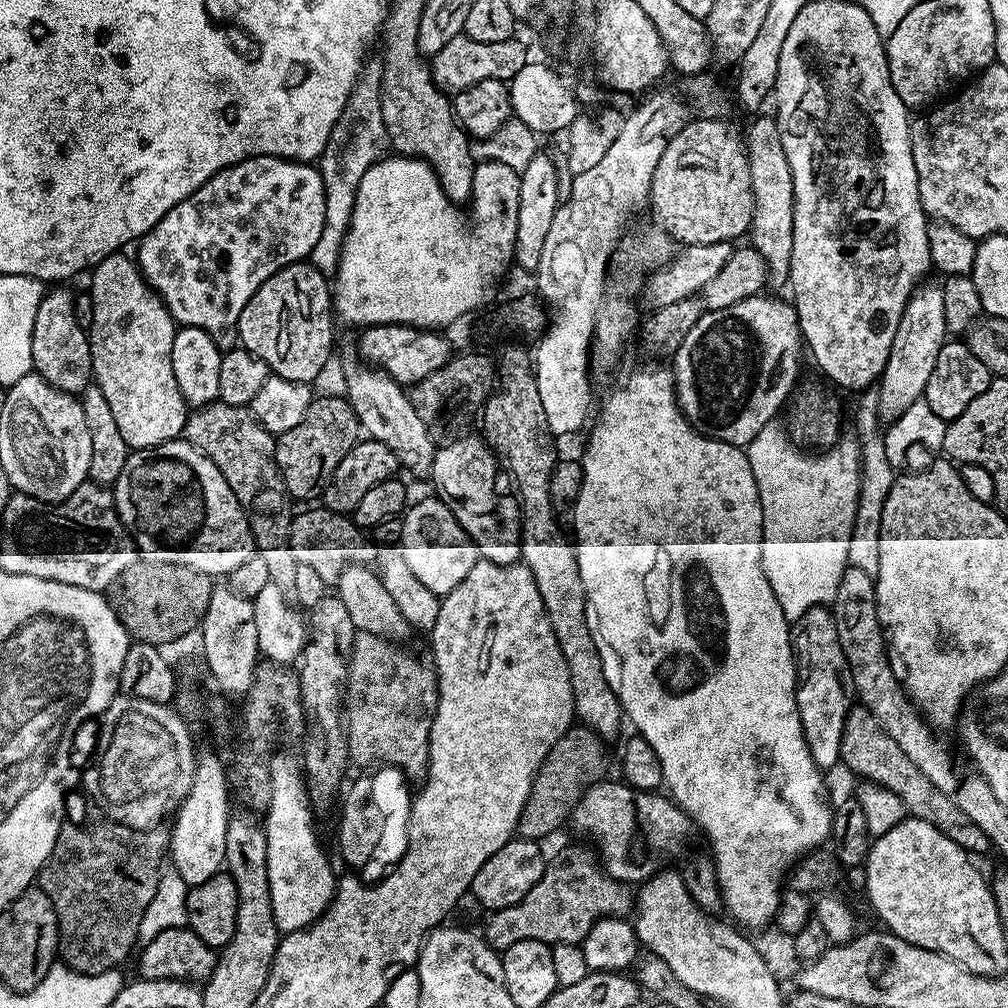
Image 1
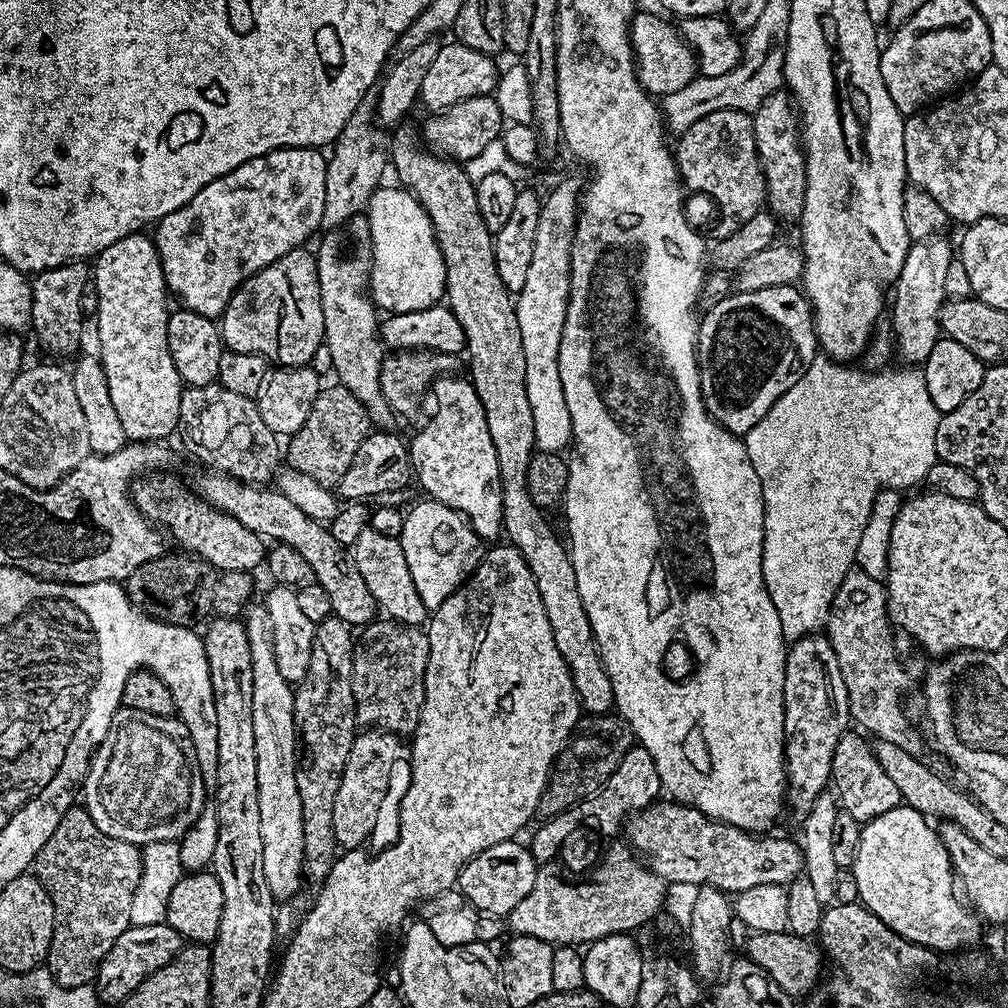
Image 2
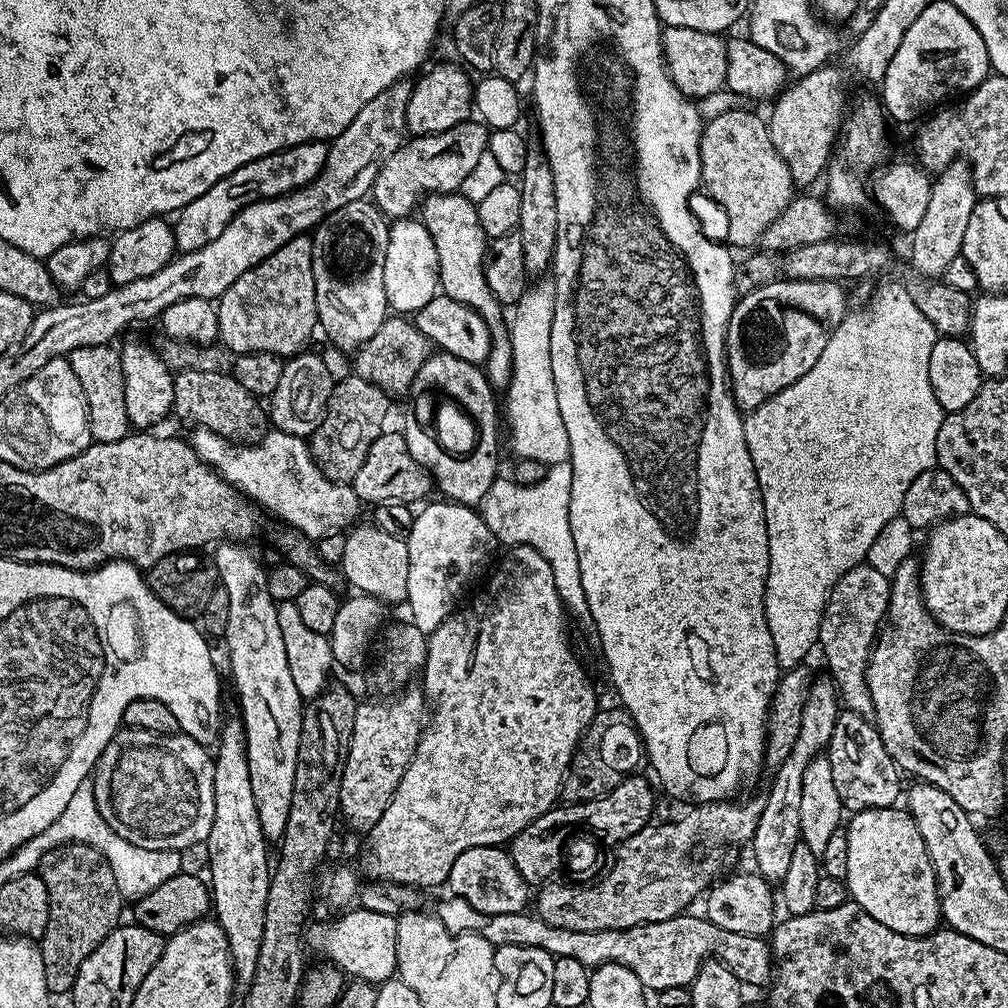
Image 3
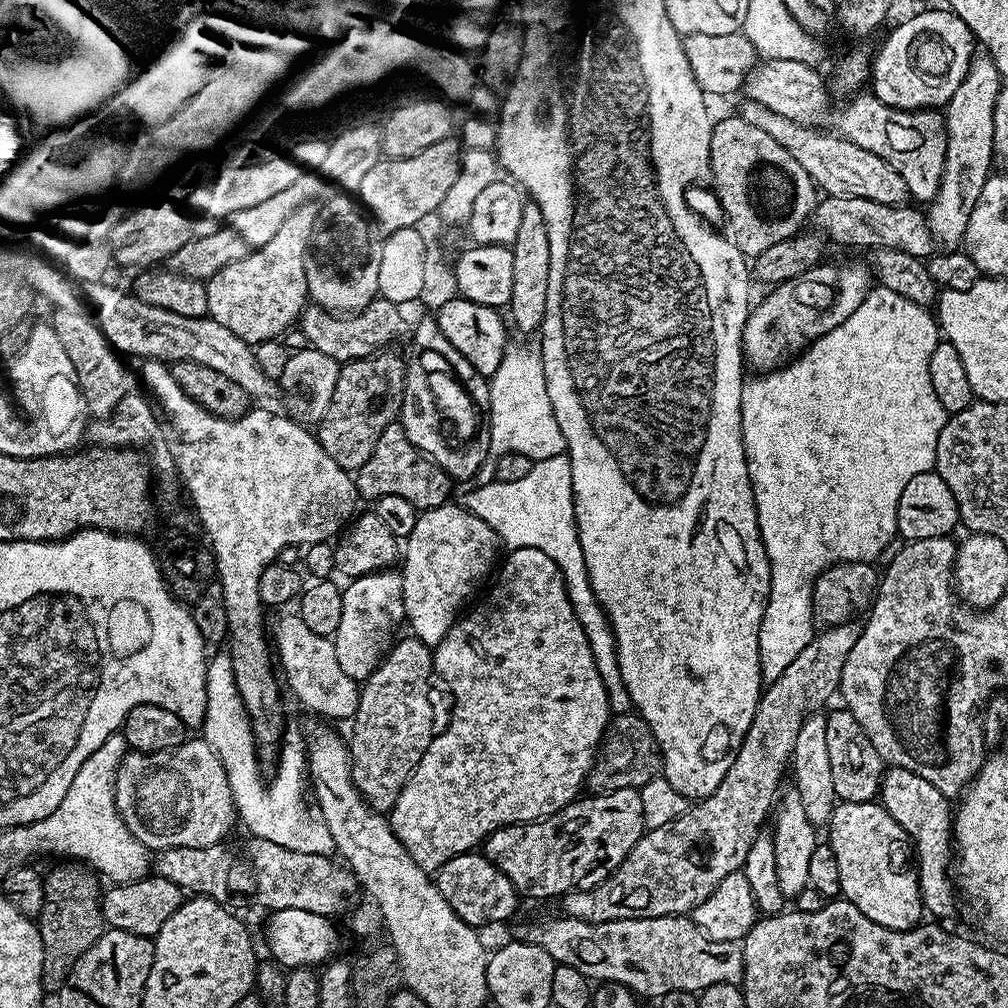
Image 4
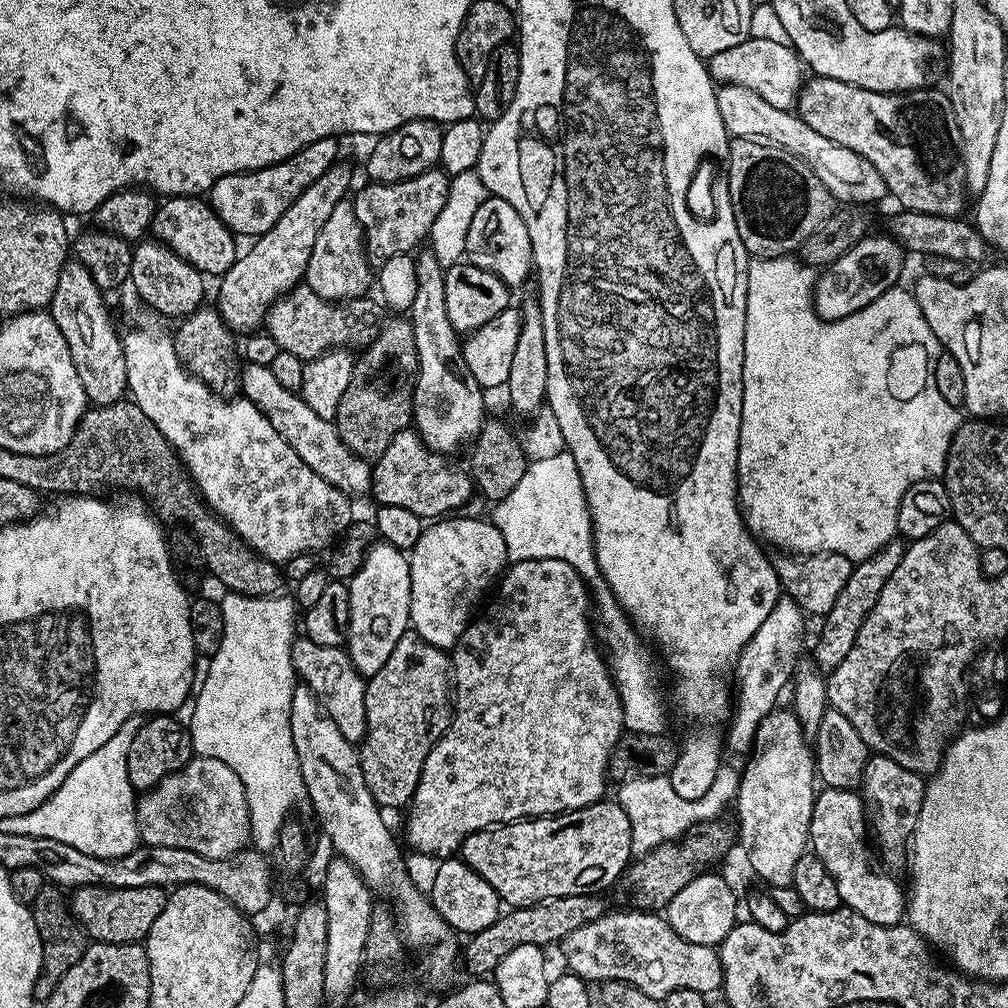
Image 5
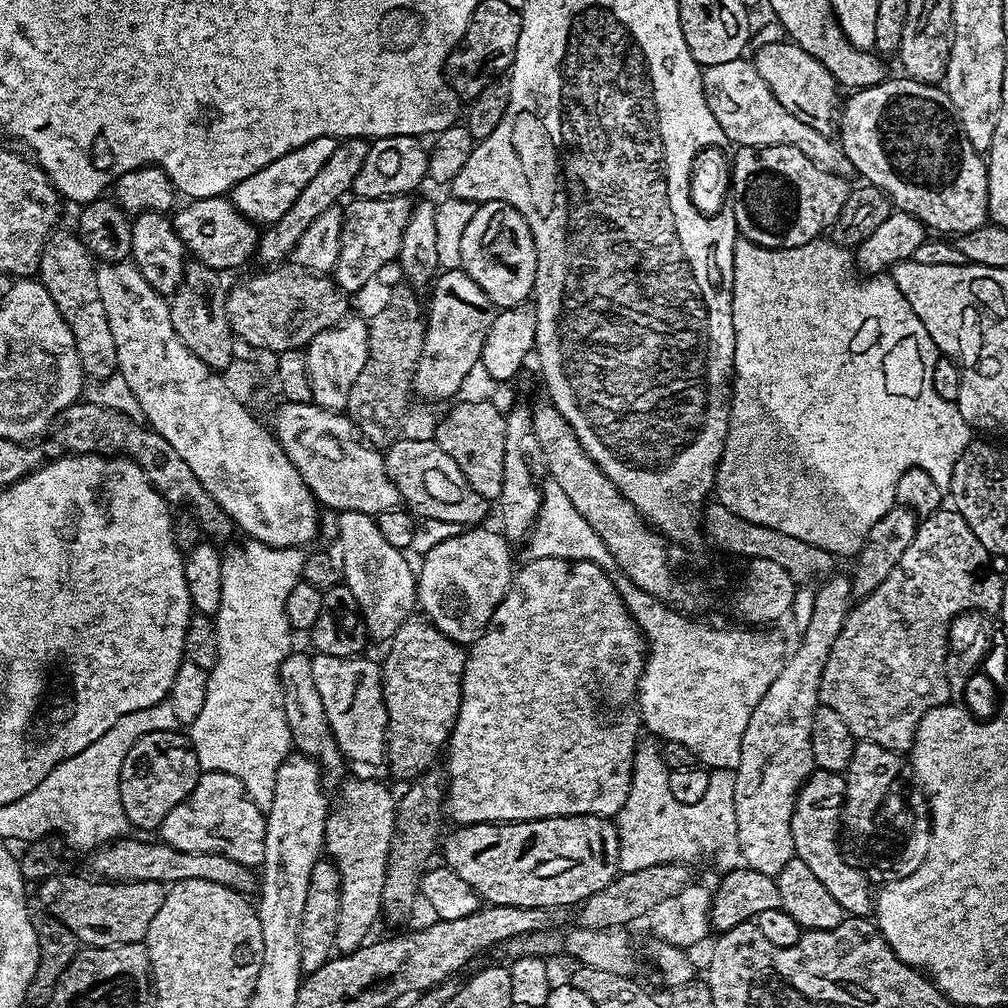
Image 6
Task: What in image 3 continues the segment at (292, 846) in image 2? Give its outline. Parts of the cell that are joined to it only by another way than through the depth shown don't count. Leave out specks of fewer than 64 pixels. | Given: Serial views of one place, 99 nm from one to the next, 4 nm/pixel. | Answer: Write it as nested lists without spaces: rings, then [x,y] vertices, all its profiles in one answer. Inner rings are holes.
[[[240,542],[217,543],[214,548],[214,559],[216,561],[216,568],[220,571],[219,587],[224,588],[228,597],[230,597],[230,622],[226,622],[226,630],[222,640],[223,643],[228,643],[228,660],[232,663],[232,680],[236,683],[237,694],[240,695],[240,712],[238,712],[238,716],[244,722],[246,754],[248,756],[248,765],[250,766],[250,787],[254,789],[254,802],[258,806],[258,822],[262,822],[265,838],[268,842],[276,842],[283,837],[284,827],[287,824],[290,813],[291,791],[294,790],[295,762],[298,759],[300,731],[303,728],[304,711],[306,708],[302,703],[301,696],[298,694],[298,686],[294,686],[294,678],[290,674],[290,662],[286,662],[286,645],[282,642],[282,626],[278,626],[278,604],[277,601],[270,598],[266,568],[260,565],[259,558],[248,549],[248,546]]]

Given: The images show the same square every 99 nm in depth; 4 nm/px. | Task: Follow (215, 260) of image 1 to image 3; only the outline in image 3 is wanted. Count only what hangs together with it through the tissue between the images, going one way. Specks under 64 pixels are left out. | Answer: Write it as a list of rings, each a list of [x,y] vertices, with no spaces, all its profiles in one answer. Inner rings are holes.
[[[312,140],[309,144],[285,148],[283,152],[263,156],[234,170],[234,174],[222,178],[214,186],[210,186],[206,194],[194,198],[194,202],[180,209],[174,220],[177,249],[180,252],[193,252],[214,242],[214,238],[218,238],[218,234],[226,230],[228,223],[255,200],[273,200],[276,196],[284,196],[287,192],[303,188],[323,170],[327,157],[328,144],[323,140]]]

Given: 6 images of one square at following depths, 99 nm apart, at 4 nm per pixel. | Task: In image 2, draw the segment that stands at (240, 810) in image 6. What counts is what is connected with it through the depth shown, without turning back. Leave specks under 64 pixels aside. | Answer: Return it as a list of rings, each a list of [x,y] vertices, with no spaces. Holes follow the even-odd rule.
[[[123,706],[114,714],[106,738],[102,738],[92,754],[82,791],[83,807],[87,808],[94,826],[98,826],[98,830],[110,838],[137,846],[167,840],[179,841],[190,830],[190,826],[196,824],[206,807],[206,785],[200,773],[200,757],[183,719],[146,714],[142,710]]]

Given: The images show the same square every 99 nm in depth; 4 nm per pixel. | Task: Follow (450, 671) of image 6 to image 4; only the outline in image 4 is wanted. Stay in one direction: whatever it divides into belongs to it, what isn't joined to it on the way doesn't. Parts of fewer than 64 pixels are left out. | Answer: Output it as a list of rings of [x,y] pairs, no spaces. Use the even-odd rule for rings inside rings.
[[[415,638],[397,639],[380,667],[360,688],[358,710],[350,724],[352,781],[375,812],[391,813],[398,802],[398,794],[402,794],[422,754],[426,754],[430,746],[434,727],[428,679],[433,676],[433,649]]]

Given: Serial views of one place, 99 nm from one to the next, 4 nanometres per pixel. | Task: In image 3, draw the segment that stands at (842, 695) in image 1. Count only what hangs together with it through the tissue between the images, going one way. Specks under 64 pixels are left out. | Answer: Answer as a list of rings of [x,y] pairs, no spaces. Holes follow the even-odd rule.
[[[813,679],[806,698],[806,706],[802,706],[802,718],[794,748],[790,750],[790,754],[786,754],[781,764],[775,765],[776,777],[773,778],[772,785],[764,796],[764,809],[758,818],[758,830],[754,830],[754,838],[750,845],[752,856],[756,859],[755,871],[769,882],[784,881],[786,870],[790,866],[790,857],[802,842],[799,830],[802,778],[811,760],[827,749],[830,738],[834,734],[836,719],[842,711],[836,685],[831,679],[823,679]]]

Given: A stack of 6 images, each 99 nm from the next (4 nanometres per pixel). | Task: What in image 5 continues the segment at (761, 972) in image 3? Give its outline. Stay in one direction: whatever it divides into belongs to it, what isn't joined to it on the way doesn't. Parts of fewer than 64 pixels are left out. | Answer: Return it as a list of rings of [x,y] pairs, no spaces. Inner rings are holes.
[[[652,910],[607,911],[594,922],[578,926],[561,941],[567,971],[589,982],[621,980],[663,1001],[670,990],[719,993],[724,983],[720,953],[713,946],[686,942],[668,925],[663,915]]]

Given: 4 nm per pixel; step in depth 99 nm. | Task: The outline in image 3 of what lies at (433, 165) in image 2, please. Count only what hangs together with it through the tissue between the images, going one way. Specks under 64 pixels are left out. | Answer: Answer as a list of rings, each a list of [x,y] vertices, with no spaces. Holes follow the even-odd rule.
[[[461,192],[431,193],[421,201],[420,221],[434,242],[441,293],[471,306],[486,324],[498,324],[506,320],[503,305],[486,282],[484,256],[488,237],[481,224],[477,205]]]

